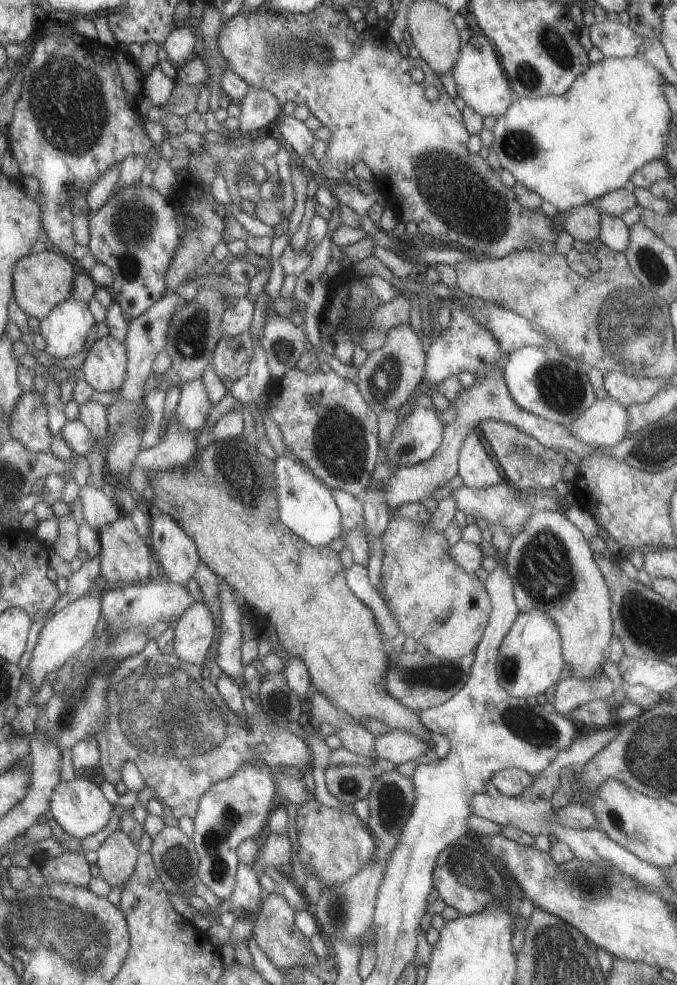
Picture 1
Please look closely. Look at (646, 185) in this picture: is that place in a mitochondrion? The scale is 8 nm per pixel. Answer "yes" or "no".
no

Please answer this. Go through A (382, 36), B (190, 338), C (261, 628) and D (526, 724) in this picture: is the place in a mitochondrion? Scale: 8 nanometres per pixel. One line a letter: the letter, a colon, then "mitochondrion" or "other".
A: other
B: mitochondrion
C: other
D: mitochondrion

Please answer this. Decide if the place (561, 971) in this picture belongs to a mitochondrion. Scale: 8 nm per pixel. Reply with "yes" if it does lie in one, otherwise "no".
yes

